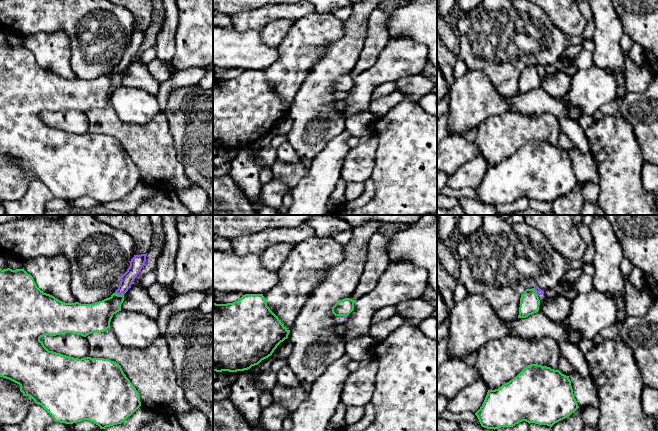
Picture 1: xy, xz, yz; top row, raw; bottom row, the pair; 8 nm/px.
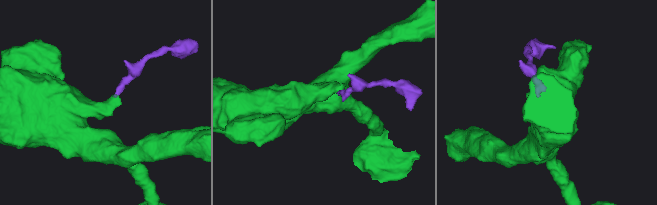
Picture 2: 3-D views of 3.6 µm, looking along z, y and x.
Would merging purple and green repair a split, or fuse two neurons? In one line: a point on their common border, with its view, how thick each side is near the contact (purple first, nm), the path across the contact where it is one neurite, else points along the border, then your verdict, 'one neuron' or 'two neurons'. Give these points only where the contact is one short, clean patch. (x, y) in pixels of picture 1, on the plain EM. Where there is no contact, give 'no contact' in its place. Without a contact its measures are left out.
xy (119, 70) | 100/220 nm | along xy (115, 68), (123, 70) | two neurons

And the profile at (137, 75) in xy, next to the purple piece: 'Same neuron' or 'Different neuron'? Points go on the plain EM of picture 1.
Different neuron

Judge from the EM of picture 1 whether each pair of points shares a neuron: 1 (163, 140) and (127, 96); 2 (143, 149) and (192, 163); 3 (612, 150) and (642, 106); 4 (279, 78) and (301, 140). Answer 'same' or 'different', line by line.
1: different
2: different
3: different
4: different

